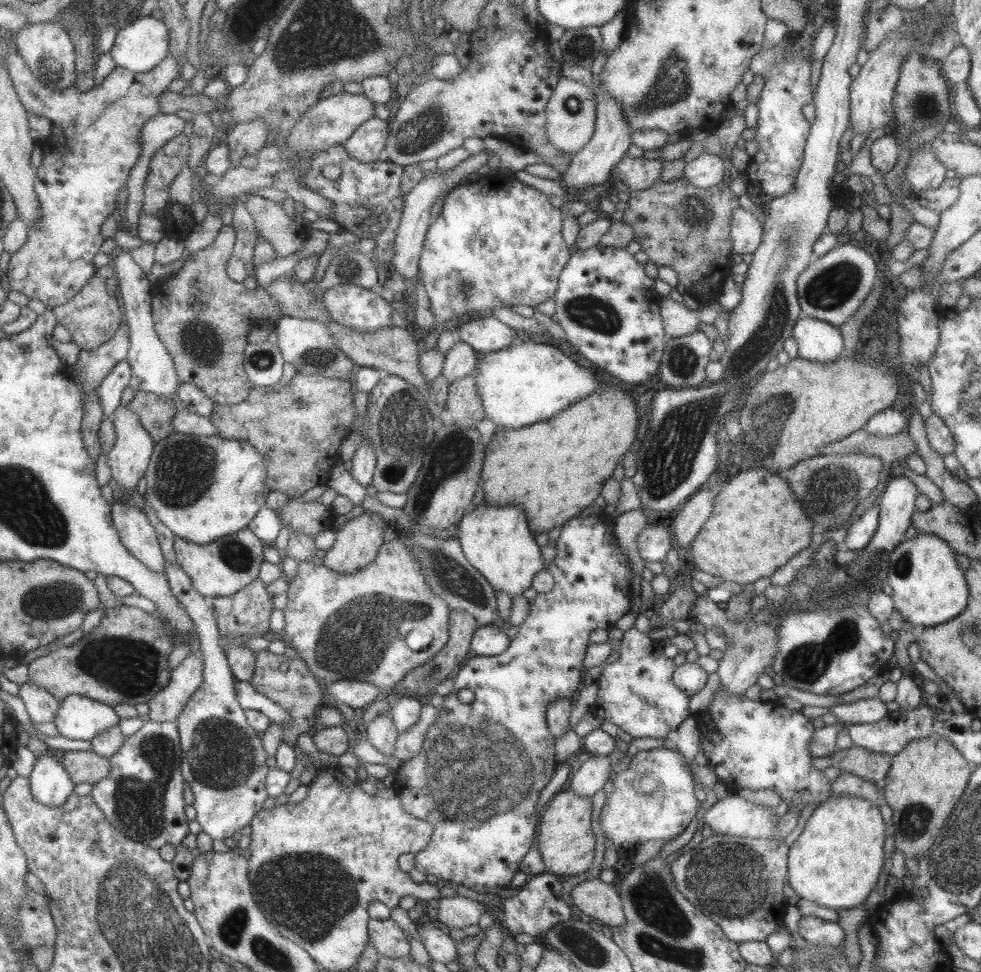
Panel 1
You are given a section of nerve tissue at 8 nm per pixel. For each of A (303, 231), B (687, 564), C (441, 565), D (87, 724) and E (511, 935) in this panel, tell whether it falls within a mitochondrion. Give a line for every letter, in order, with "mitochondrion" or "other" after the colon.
A: other
B: other
C: mitochondrion
D: other
E: other

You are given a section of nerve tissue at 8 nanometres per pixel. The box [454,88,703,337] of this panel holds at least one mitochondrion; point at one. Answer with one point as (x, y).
(571, 104)

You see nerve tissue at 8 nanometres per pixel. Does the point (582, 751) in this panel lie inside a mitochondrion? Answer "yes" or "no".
no

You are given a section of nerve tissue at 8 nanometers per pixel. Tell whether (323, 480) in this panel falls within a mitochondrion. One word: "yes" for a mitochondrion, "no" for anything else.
no

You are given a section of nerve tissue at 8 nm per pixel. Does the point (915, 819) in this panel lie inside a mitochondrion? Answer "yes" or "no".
yes

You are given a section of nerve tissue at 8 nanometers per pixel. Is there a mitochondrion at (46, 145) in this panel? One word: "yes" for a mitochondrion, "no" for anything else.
no

